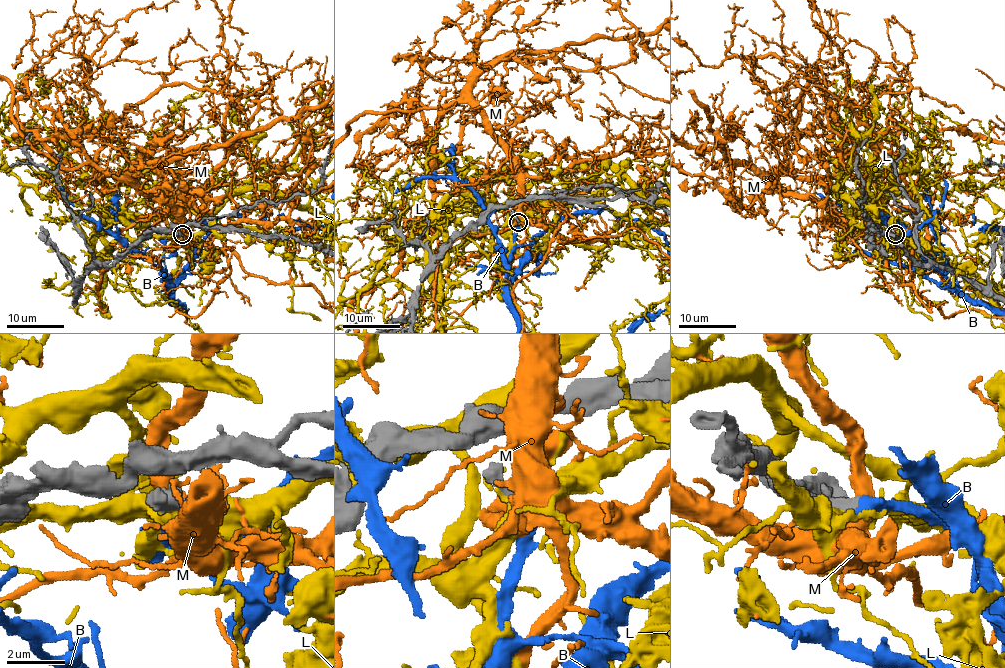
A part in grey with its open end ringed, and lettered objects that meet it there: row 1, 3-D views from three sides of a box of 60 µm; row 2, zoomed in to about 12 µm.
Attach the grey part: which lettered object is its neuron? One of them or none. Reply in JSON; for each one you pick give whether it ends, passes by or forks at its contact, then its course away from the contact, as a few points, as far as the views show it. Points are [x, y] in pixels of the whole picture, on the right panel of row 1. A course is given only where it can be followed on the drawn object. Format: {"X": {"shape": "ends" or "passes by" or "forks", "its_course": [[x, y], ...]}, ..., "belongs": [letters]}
{"B": {"shape": "ends"}, "belongs": ["B"]}

